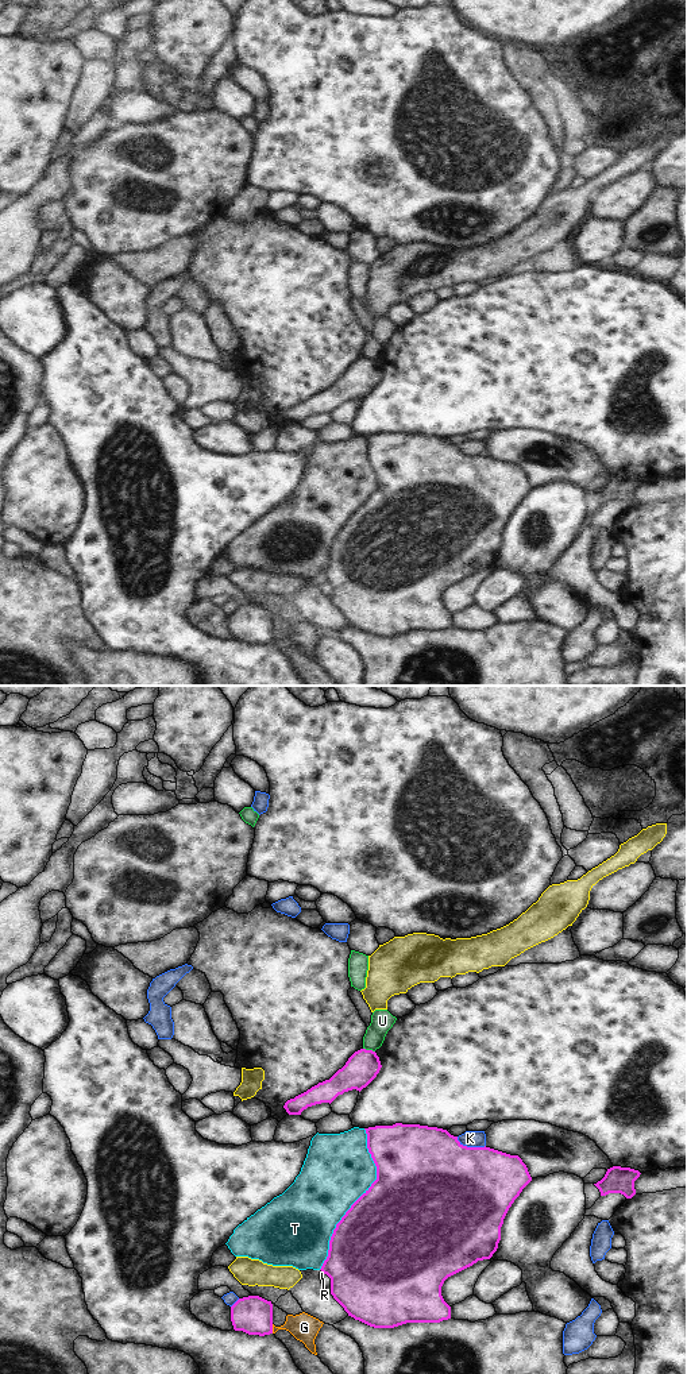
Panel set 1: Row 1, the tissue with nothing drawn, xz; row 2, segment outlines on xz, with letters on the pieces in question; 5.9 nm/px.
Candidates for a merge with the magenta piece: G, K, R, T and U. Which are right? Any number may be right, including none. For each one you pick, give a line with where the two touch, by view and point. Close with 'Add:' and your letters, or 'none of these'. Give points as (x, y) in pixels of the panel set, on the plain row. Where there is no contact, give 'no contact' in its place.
Add: none of these

